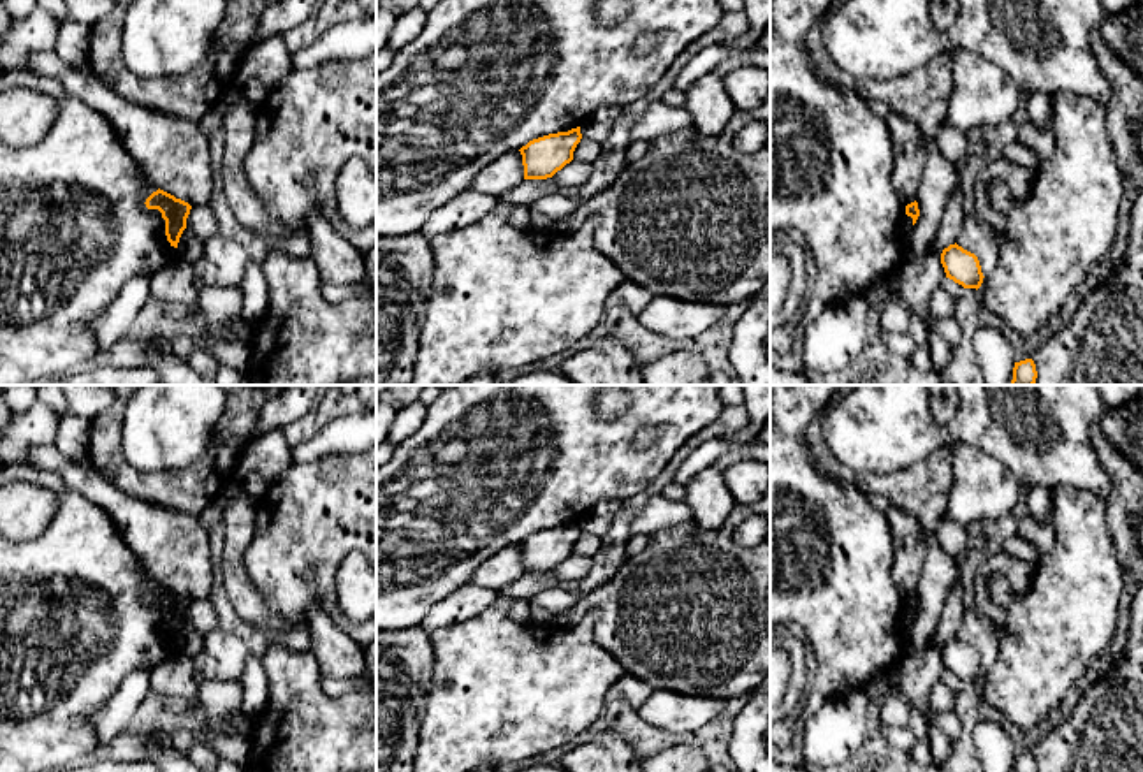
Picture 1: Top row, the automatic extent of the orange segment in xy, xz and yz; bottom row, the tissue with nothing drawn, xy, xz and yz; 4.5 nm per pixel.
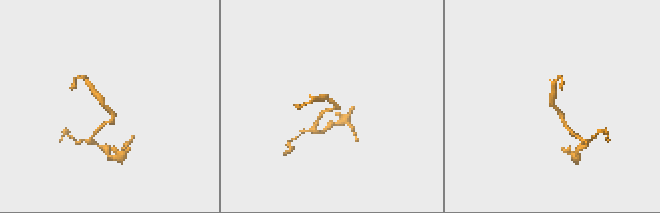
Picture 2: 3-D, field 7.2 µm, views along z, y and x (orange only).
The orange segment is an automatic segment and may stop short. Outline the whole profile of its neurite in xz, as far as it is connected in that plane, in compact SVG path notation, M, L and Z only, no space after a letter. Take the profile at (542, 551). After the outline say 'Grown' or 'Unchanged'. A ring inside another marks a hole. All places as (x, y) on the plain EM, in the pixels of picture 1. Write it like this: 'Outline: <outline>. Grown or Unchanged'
Outline: M580 521L568 526L549 528L529 535L519 545L522 549L524 573L547 573L573 554L580 536Z. Unchanged

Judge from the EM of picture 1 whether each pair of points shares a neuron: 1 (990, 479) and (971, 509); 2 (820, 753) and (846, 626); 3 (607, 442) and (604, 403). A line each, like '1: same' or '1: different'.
1: same
2: different
3: different

